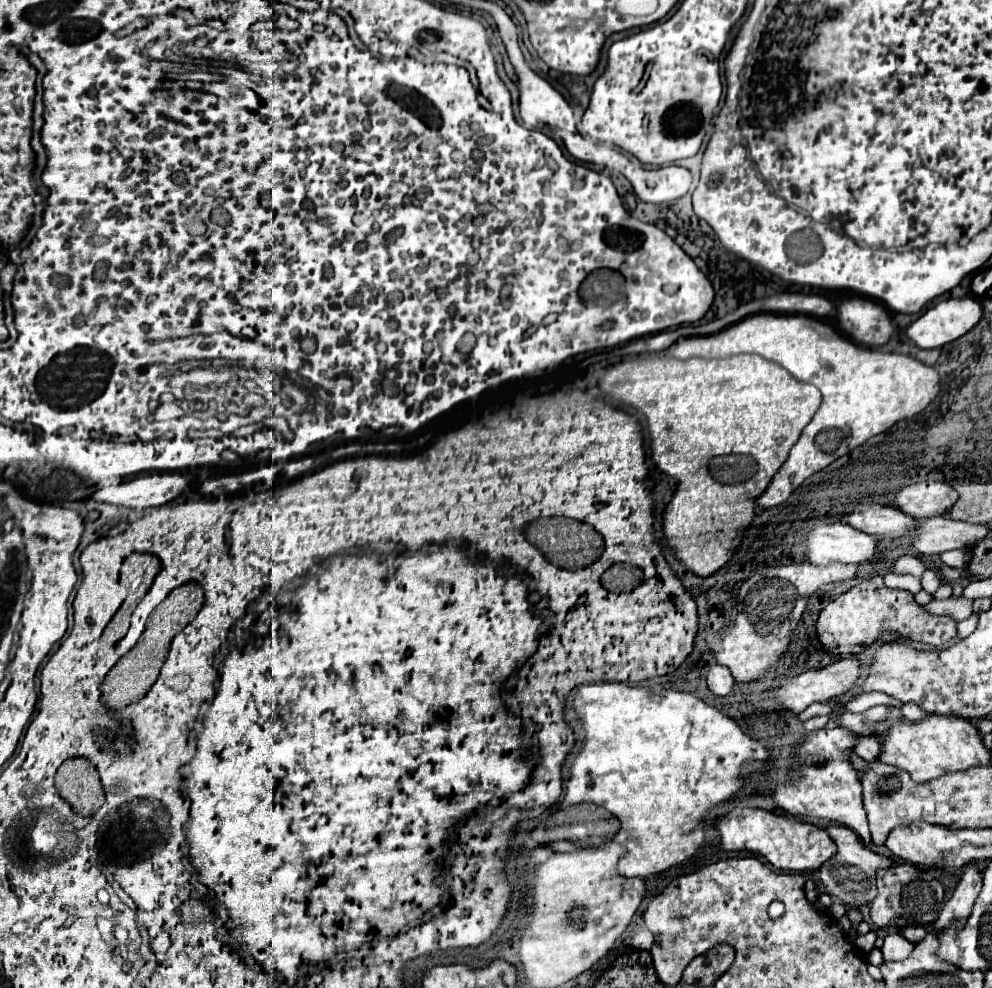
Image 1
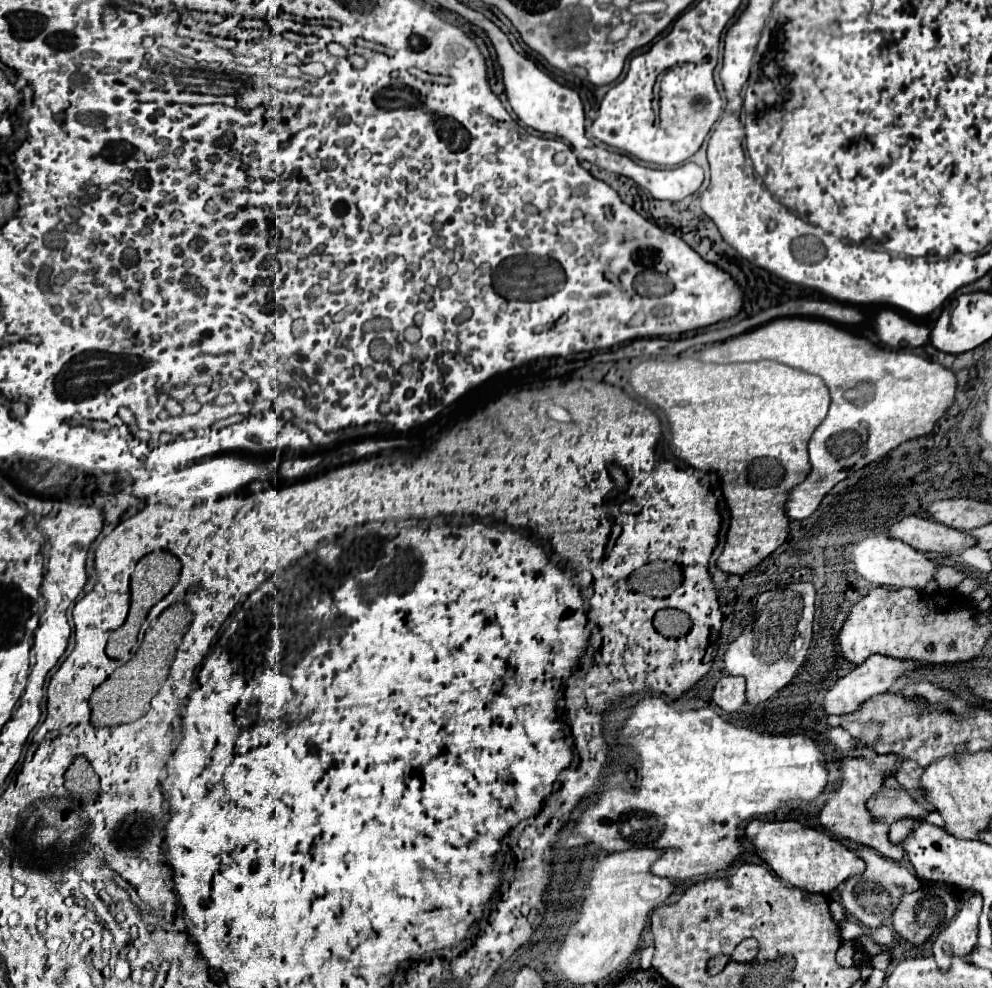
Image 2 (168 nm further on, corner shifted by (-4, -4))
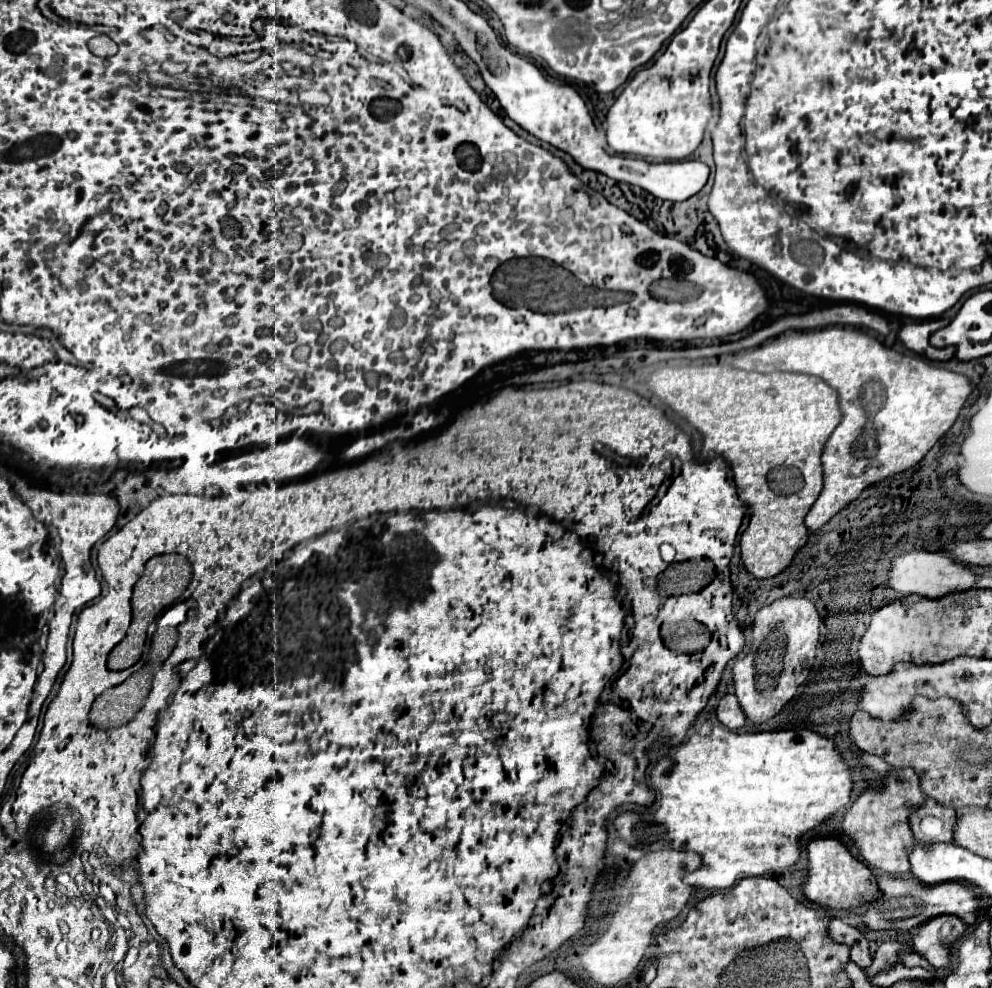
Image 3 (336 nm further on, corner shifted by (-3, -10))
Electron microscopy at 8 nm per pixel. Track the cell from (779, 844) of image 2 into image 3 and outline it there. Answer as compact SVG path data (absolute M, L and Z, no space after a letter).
M837 838L811 840L809 866L811 866L811 870L803 884L803 890L805 890L805 896L819 906L849 910L849 908L855 908L855 906L861 906L867 902L875 902L881 894L873 872L863 862L859 862Z

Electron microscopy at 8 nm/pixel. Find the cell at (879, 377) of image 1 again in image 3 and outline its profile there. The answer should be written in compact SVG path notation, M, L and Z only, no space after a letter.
M837 326L823 328L823 330L809 330L809 332L785 332L779 338L761 344L759 348L735 354L735 366L745 370L755 370L761 374L769 374L775 370L813 374L823 378L831 388L839 392L843 420L825 444L825 452L821 458L825 468L825 488L805 518L805 526L811 532L823 528L849 502L859 498L859 494L865 488L879 484L885 478L891 478L895 474L901 474L911 466L915 466L917 462L921 462L923 456L933 448L933 444L949 432L967 396L971 394L971 384L967 376L949 372L945 368L935 368L921 358L887 350L873 336L865 332L857 332L851 328L837 328Z

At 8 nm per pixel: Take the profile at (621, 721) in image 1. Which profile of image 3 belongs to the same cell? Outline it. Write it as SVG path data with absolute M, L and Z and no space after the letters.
M715 726L711 736L693 734L673 756L665 756L653 768L651 786L661 794L657 812L625 812L617 816L615 828L619 838L631 846L641 846L645 852L671 848L699 852L703 856L703 866L687 874L685 884L723 890L741 878L763 876L765 872L779 872L797 864L799 840L849 804L853 780L837 746L813 730L739 734L725 726Z

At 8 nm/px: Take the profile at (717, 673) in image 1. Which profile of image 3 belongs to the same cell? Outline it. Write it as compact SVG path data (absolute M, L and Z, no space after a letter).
M727 694L721 698L721 702L717 706L717 718L723 726L727 726L731 730L739 730L747 720L735 694Z

